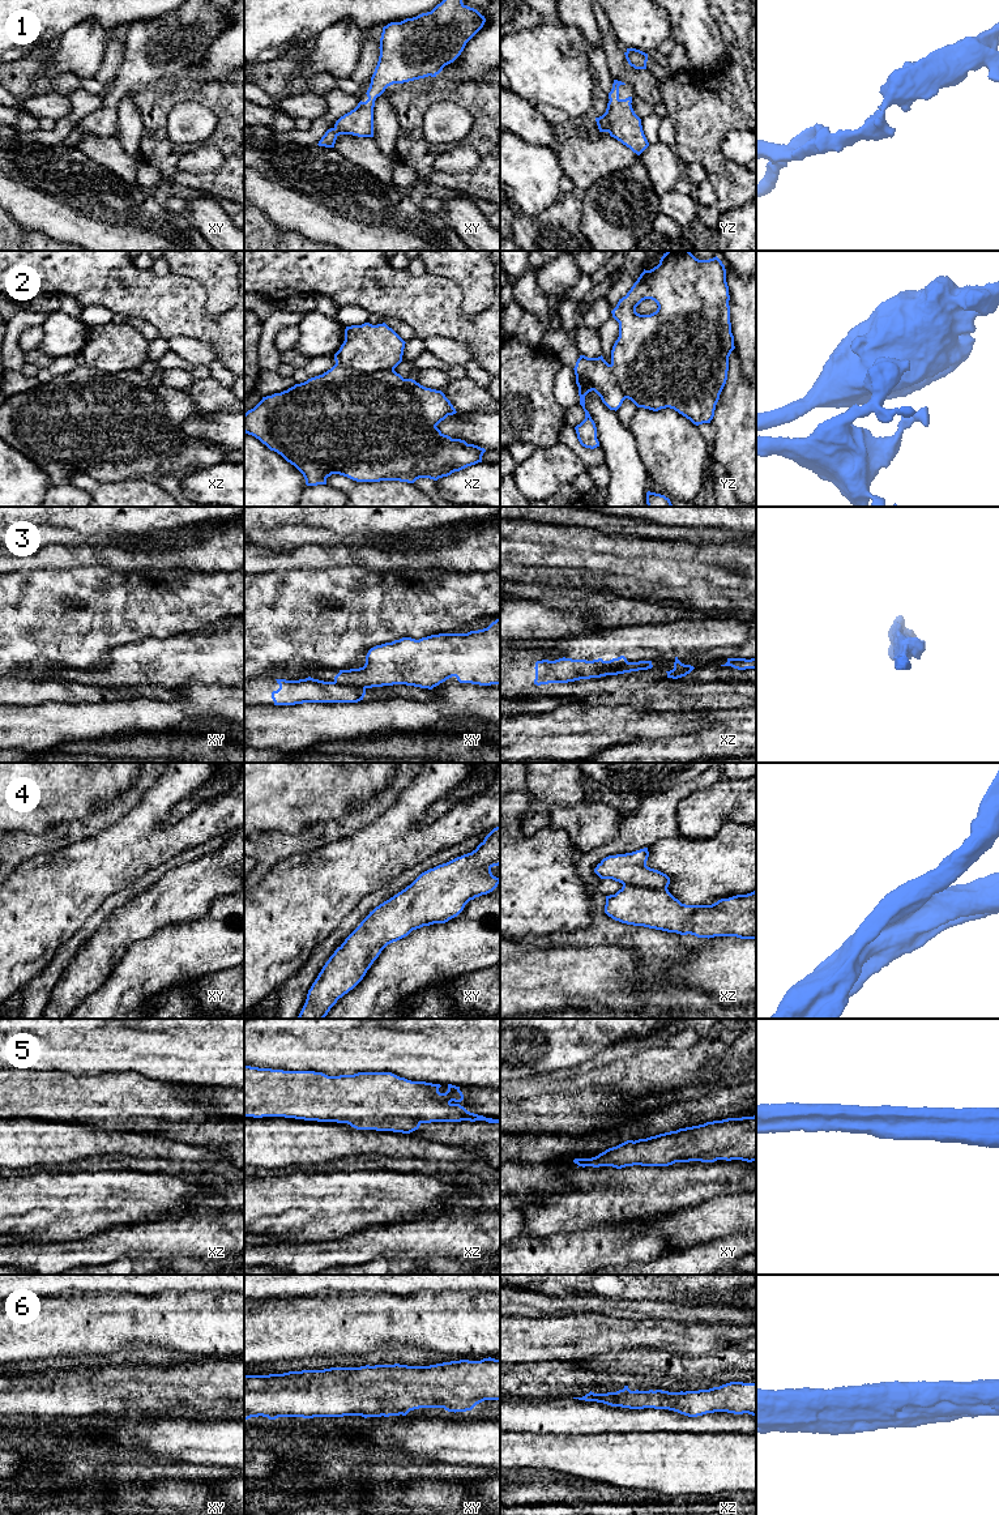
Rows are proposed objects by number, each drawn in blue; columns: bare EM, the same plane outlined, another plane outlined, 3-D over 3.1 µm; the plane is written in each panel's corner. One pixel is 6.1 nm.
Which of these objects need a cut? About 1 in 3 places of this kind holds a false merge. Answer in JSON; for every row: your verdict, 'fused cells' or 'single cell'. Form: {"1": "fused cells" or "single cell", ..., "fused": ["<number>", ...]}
{"1": "single cell", "2": "fused cells", "3": "fused cells", "4": "single cell", "5": "single cell", "6": "single cell", "fused": ["2", "3"]}

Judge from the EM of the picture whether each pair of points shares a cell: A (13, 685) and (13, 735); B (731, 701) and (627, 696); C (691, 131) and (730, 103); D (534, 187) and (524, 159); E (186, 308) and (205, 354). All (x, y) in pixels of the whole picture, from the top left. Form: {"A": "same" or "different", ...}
{"A": "different", "B": "same", "C": "same", "D": "same", "E": "different"}

